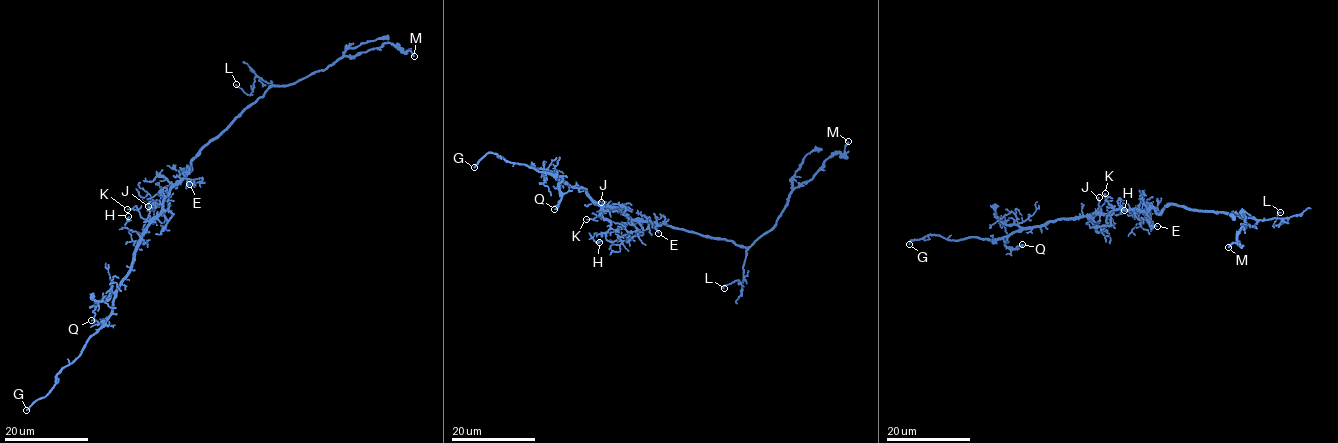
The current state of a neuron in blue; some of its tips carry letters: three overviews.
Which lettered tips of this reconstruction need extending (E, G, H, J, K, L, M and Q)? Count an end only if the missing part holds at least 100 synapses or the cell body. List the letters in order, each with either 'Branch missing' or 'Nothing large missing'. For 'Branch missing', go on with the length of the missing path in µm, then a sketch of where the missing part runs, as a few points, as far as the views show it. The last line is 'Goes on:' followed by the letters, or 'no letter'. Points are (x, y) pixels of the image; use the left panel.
E: Nothing large missing
G: Branch missing. Missing length about 25 µm
H: Nothing large missing
J: Nothing large missing
K: Nothing large missing
L: Nothing large missing
M: Nothing large missing
Q: Nothing large missing
Goes on: G

